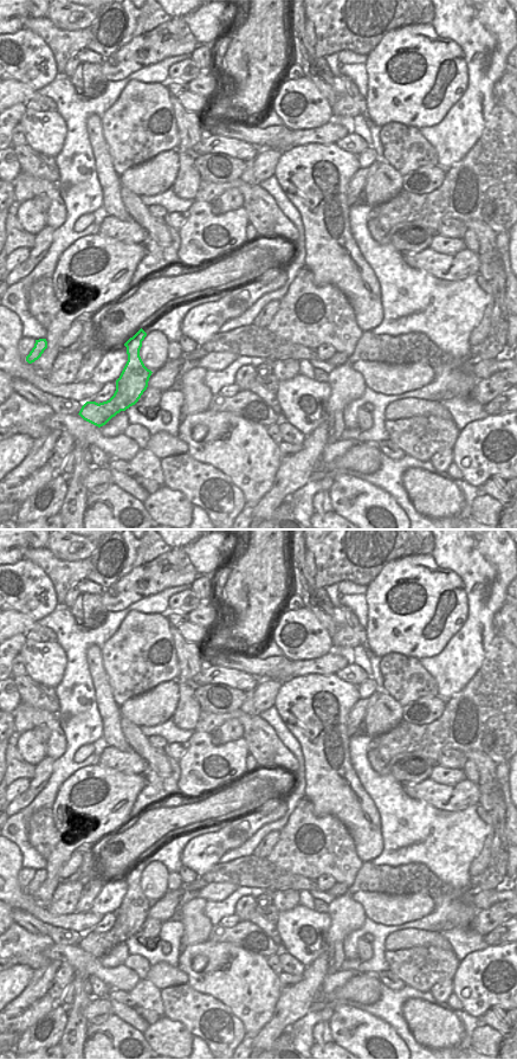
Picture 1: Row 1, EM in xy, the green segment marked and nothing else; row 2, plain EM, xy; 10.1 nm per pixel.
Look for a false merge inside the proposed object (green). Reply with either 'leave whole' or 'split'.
split

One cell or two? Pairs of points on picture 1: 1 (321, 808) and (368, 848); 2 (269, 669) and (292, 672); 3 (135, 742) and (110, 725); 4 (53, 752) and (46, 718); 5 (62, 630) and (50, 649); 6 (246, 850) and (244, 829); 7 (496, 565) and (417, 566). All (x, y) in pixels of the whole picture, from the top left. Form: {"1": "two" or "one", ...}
{"1": "one", "2": "two", "3": "two", "4": "one", "5": "two", "6": "two", "7": "two"}

